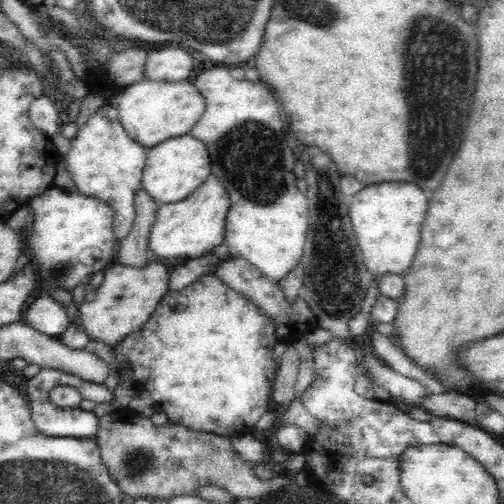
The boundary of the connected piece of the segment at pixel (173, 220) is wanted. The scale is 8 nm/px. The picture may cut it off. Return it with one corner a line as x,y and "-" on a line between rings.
210,176
196,191
180,202
160,204
148,234
148,249
160,258
198,258
225,240
229,192
224,184

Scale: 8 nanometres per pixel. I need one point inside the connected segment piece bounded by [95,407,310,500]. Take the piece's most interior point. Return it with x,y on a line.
147,461

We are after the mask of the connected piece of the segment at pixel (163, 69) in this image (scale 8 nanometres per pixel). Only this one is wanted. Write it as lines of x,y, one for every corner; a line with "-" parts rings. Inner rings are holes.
178,46
150,51
145,63
143,80
153,82
182,82
194,68
191,52

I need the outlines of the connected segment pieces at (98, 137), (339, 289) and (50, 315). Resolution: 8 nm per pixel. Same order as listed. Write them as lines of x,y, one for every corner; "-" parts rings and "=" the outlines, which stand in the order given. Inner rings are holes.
105,104
98,112
92,114
88,121
78,128
78,132
70,139
70,144
68,154
60,157
67,164
67,170
77,191
83,195
100,199
112,207
114,238
116,242
124,240
130,234
135,220
134,196
138,190
143,188
143,168
146,164
144,146
126,133
124,125
119,120
118,110
115,110
110,104
=
305,146
299,161
306,173
304,180
308,190
305,197
309,210
309,227
302,258
305,280
299,296
314,314
318,327
329,330
333,338
346,340
352,336
348,322
360,312
364,298
368,298
371,274
351,225
351,201
341,191
341,175
336,163
316,146
=
49,294
31,299
22,314
22,322
51,337
58,337
71,324
66,307

